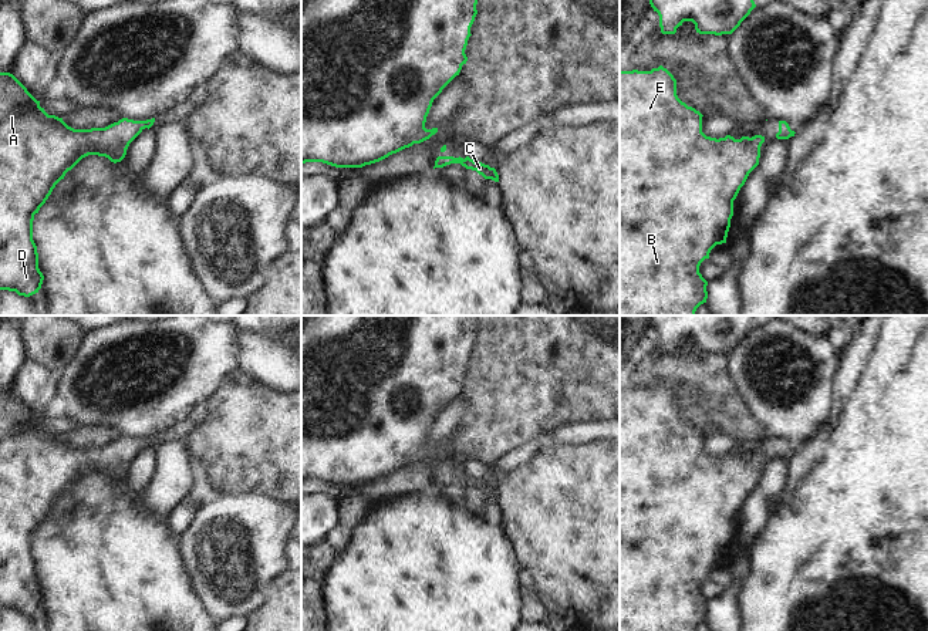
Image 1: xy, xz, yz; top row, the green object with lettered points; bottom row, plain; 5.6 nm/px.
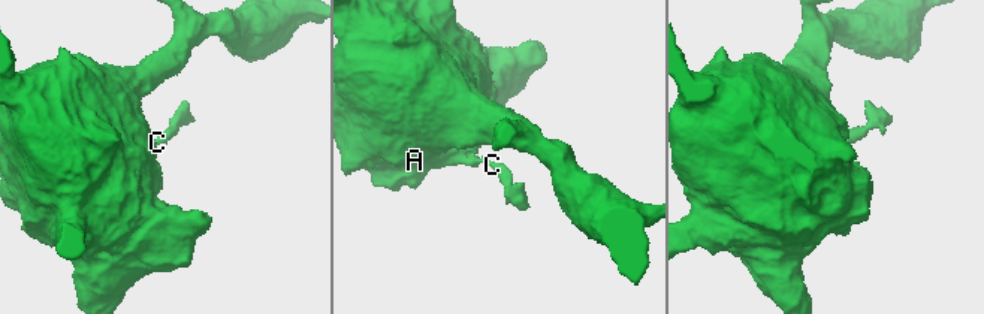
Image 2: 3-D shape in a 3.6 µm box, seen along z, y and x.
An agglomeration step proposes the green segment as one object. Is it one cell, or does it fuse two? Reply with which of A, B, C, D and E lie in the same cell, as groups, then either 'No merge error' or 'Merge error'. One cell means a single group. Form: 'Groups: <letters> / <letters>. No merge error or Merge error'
Groups: A B C D E. No merge error

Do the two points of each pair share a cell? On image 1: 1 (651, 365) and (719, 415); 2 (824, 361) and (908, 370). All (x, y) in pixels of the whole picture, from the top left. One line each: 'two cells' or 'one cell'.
1: one cell
2: two cells

